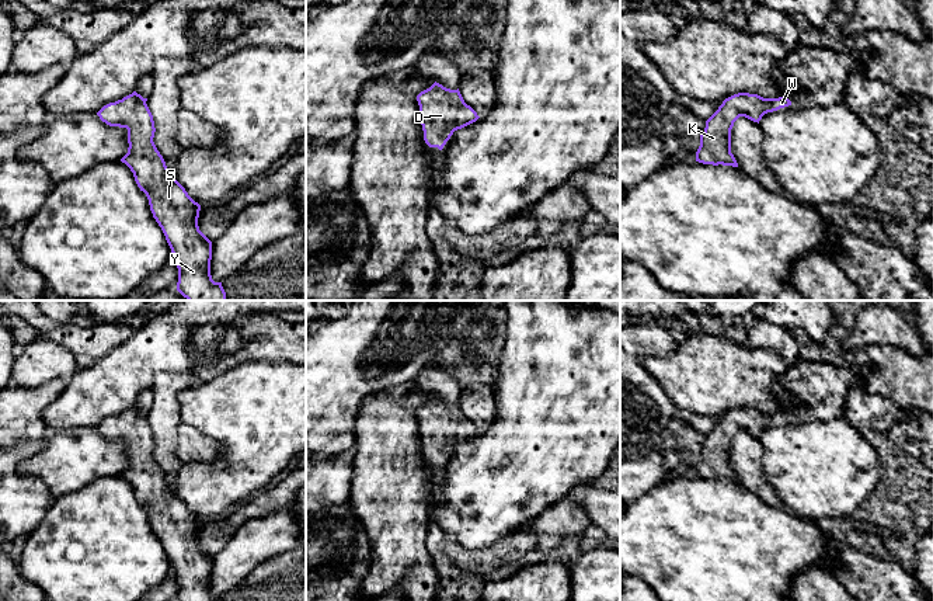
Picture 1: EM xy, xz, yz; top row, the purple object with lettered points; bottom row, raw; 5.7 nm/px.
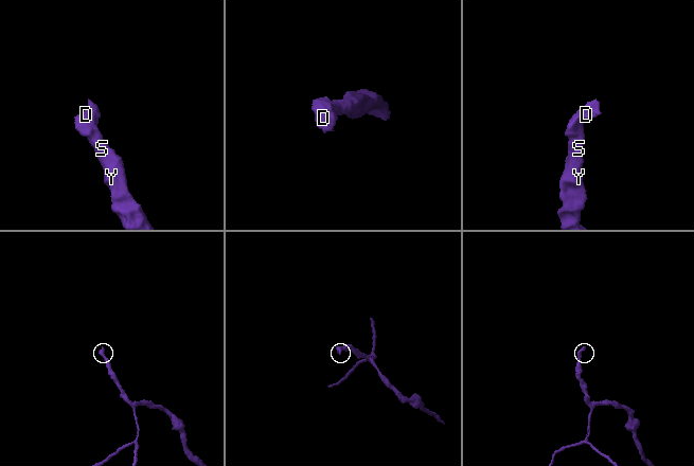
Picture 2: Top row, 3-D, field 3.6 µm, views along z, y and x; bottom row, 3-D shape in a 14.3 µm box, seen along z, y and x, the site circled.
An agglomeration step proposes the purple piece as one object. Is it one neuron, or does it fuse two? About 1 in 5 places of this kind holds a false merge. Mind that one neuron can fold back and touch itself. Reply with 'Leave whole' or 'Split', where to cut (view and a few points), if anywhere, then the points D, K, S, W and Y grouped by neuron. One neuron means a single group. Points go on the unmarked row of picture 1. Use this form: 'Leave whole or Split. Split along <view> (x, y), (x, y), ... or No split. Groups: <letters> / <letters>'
Leave whole. No split. Groups: D K S W Y

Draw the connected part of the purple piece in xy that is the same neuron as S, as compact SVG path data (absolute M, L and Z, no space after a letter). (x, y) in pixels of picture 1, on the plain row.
M132 409L104 420L97 430L109 441L128 444L128 468L121 473L149 514L178 583L177 601L222 601L210 590L212 556L199 545L201 520L175 494L157 465L147 413Z

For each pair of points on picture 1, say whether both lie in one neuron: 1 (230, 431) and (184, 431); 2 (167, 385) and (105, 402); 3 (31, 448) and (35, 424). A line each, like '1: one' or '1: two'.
1: two
2: two
3: two

